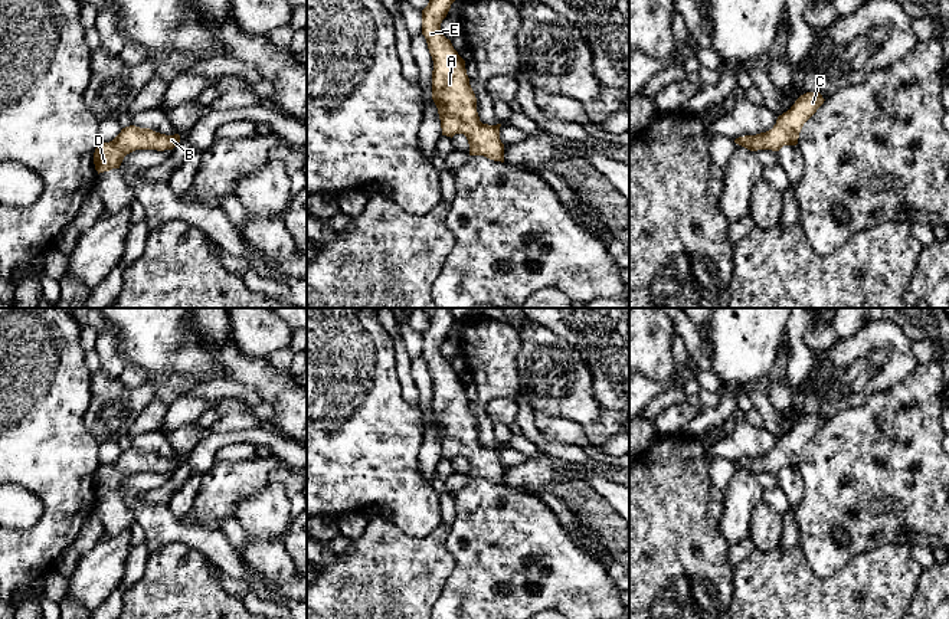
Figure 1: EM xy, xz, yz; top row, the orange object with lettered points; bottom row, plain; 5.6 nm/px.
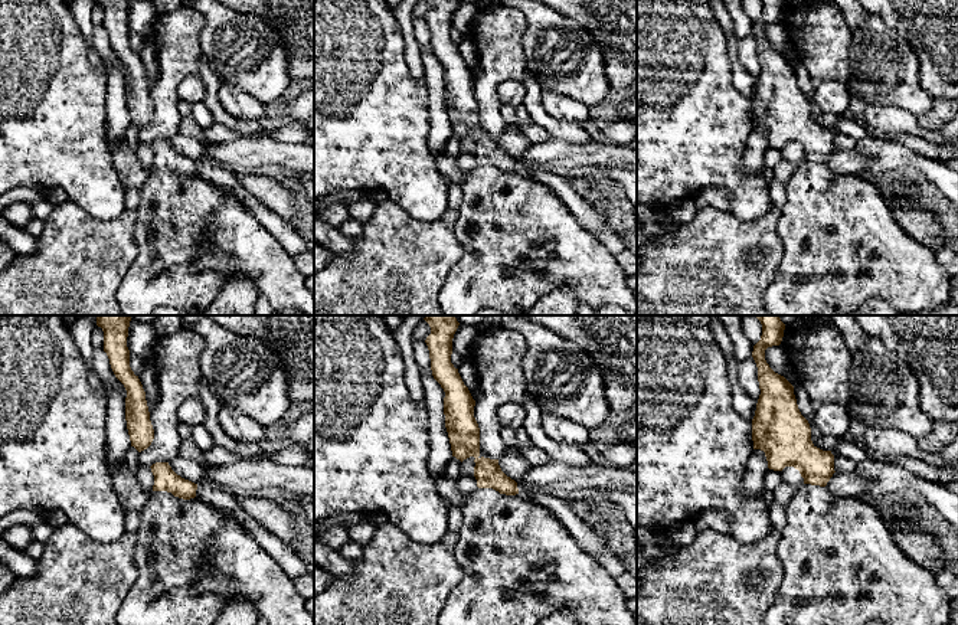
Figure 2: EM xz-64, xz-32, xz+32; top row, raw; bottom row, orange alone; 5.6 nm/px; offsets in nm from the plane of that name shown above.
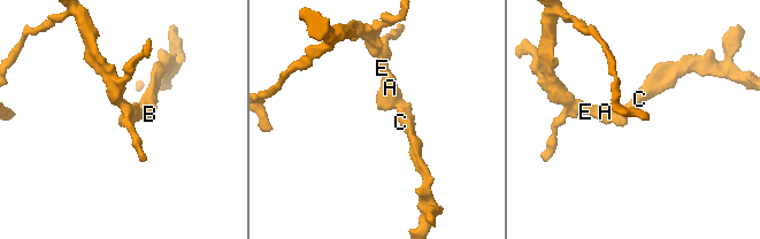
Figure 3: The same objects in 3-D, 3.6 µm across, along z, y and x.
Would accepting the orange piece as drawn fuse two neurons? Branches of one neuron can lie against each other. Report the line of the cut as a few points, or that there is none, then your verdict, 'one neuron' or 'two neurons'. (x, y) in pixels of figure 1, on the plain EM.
no cut; one neuron

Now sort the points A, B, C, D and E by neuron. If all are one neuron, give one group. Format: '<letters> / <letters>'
A B C D E

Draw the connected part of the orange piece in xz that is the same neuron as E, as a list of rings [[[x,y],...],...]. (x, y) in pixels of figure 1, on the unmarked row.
[[[420,308],[429,318],[422,333],[422,357],[433,383],[432,422],[438,430],[442,458],[464,456],[469,478],[484,478],[504,485],[500,449],[482,446],[477,435],[477,420],[469,407],[465,383],[441,354],[441,345],[455,324],[448,308]]]

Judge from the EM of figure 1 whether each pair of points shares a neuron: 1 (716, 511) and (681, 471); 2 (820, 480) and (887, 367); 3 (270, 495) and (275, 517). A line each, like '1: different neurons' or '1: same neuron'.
1: different neurons
2: different neurons
3: same neuron

